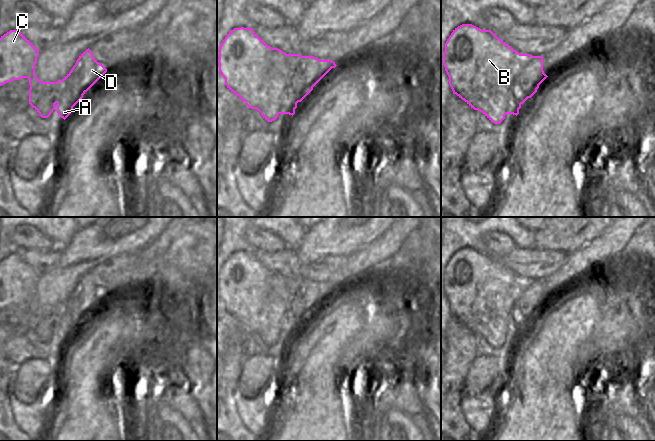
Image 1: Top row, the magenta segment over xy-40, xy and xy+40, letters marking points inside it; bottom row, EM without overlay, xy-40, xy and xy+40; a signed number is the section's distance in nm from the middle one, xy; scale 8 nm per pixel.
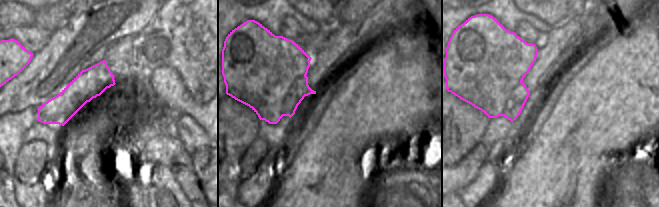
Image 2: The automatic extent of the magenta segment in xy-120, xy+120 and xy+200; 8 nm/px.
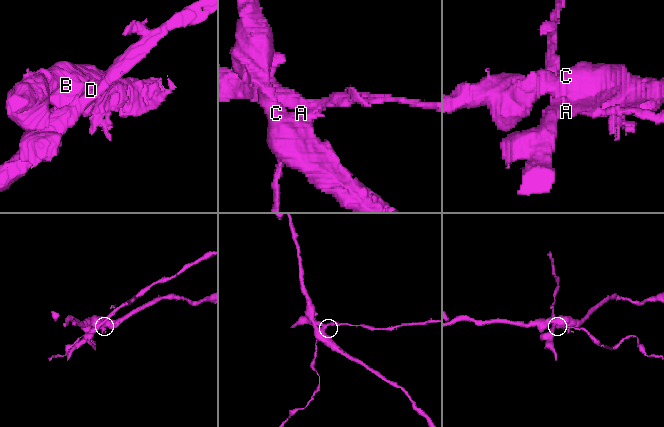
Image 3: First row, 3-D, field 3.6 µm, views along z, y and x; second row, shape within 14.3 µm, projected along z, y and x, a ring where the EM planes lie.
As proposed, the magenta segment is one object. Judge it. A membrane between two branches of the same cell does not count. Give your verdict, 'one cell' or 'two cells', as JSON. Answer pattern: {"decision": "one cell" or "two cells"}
{"decision": "two cells"}

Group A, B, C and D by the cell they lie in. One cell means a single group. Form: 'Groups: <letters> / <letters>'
Groups: A D / B C.

